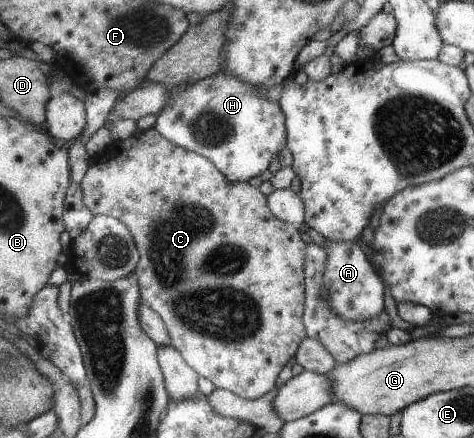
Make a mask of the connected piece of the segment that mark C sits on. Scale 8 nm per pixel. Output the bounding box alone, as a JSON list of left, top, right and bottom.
[81,130,308,400]

